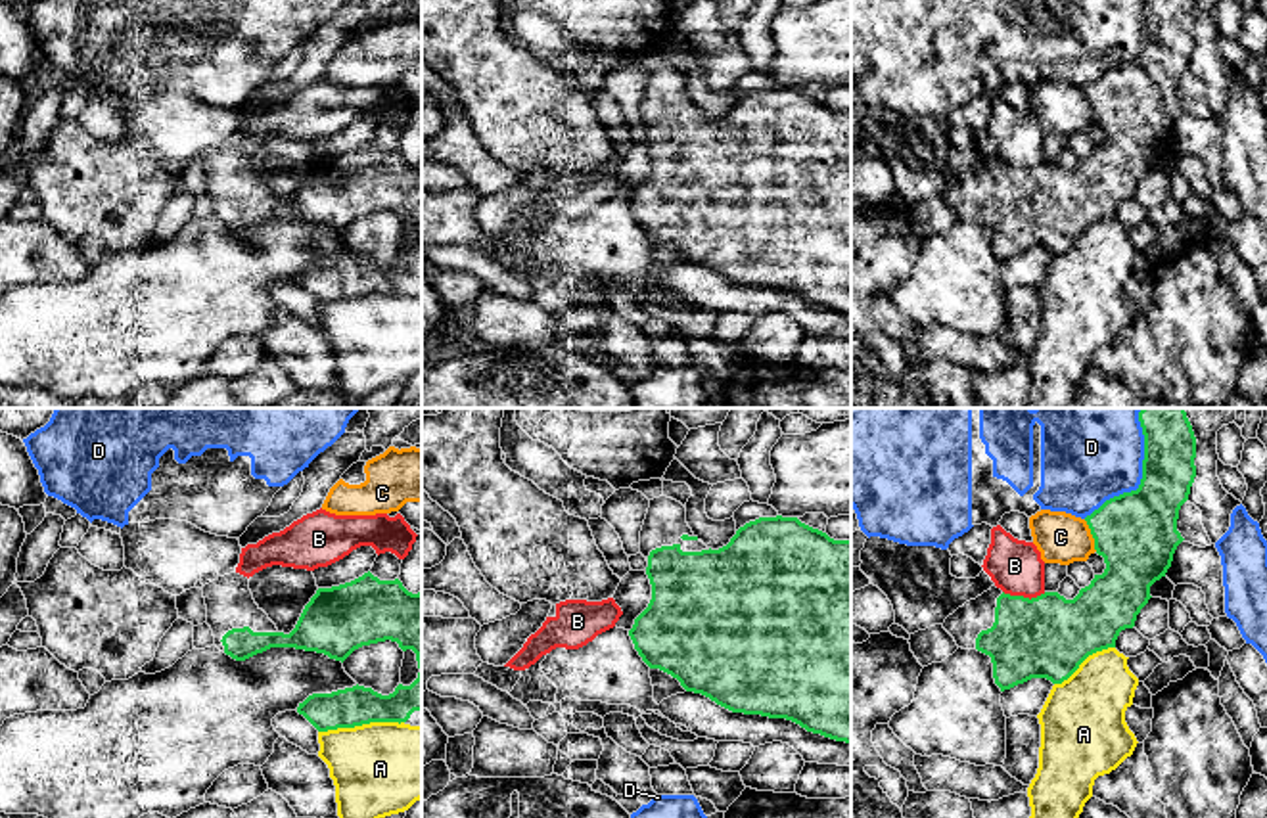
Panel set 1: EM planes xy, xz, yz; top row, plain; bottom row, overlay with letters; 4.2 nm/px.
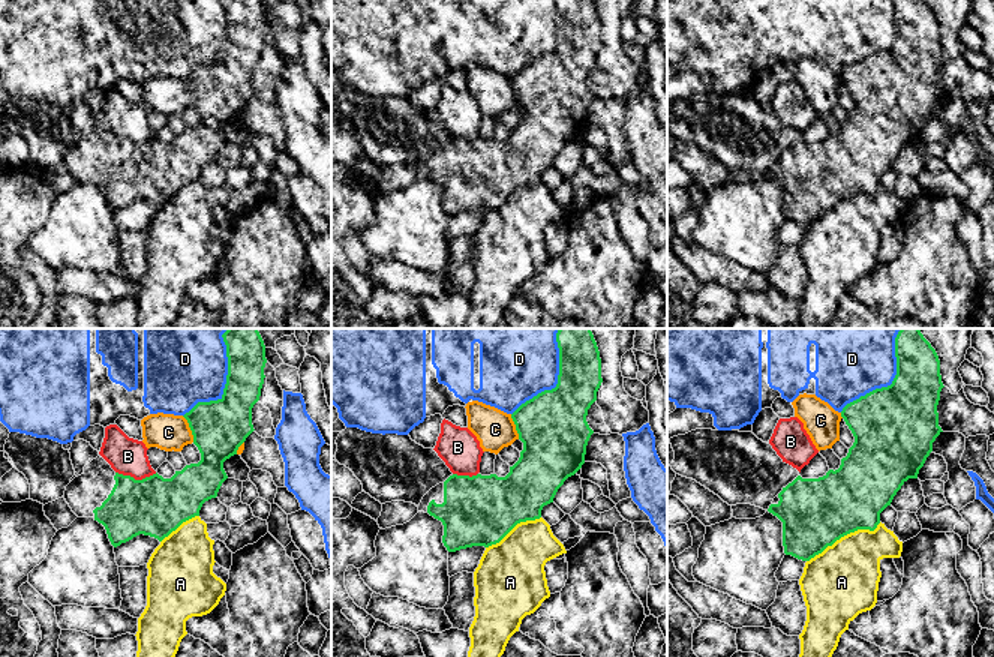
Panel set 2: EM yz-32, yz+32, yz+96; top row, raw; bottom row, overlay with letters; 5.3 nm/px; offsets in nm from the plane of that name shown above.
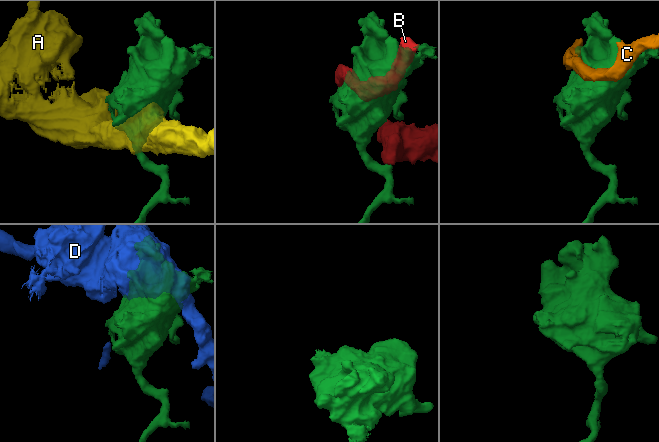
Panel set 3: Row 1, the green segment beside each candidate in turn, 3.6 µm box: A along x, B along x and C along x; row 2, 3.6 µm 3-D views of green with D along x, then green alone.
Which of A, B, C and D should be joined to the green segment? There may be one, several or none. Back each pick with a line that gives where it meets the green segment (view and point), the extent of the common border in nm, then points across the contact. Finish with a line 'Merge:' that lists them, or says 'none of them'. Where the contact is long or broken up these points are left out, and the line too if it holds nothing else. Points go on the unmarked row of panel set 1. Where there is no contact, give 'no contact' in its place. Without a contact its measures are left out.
Merge: none of them

